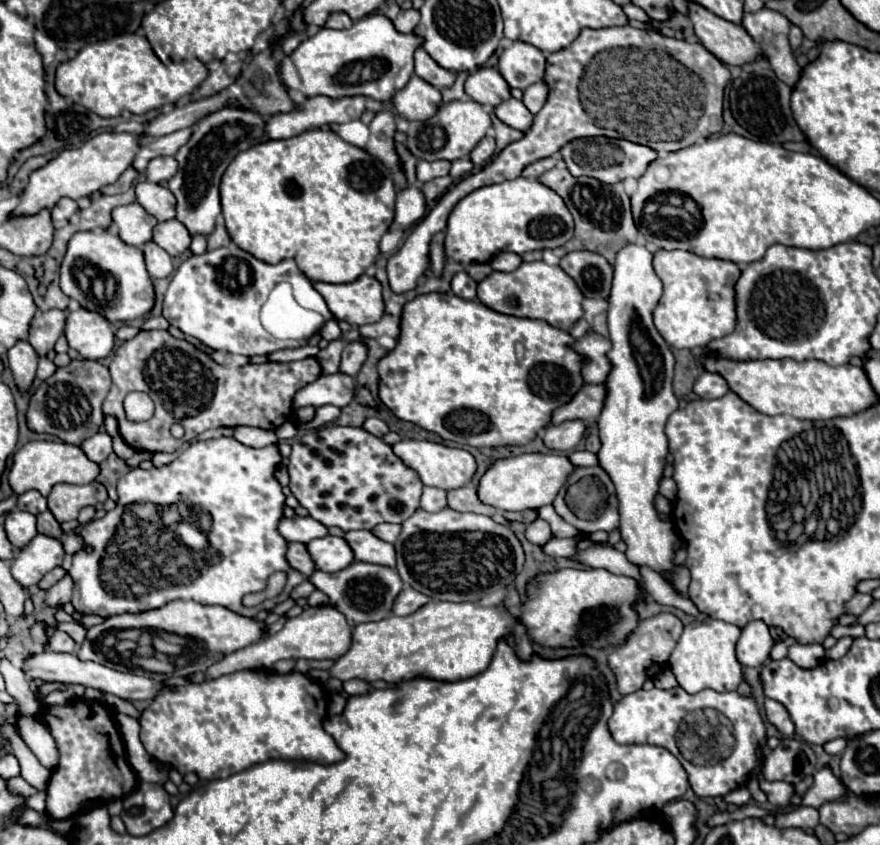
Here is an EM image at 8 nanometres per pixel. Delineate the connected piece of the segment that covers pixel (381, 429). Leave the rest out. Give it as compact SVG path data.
M370 417L370 419L366 419L364 429L366 429L368 433L376 435L376 437L384 437L384 435L390 431L388 425L386 425L382 419L378 419L378 417Z

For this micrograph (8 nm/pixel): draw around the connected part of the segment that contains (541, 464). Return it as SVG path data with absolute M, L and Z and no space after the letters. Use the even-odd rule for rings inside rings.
M522 453L518 457L498 459L480 479L478 497L482 503L492 505L502 511L524 511L524 509L538 509L542 505L550 505L554 495L562 489L568 475L576 467L570 463L566 455L554 453Z

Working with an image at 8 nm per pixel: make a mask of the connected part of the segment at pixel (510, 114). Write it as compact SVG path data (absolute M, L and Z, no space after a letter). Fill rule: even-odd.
M508 99L496 107L496 115L510 127L518 131L528 131L532 127L534 115L528 111L528 107L518 99Z

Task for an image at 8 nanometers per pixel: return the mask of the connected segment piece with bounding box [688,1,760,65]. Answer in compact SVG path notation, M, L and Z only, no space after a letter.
M688 1L688 19L692 21L698 41L722 63L744 65L760 55L760 49L740 25L710 13L702 5Z

